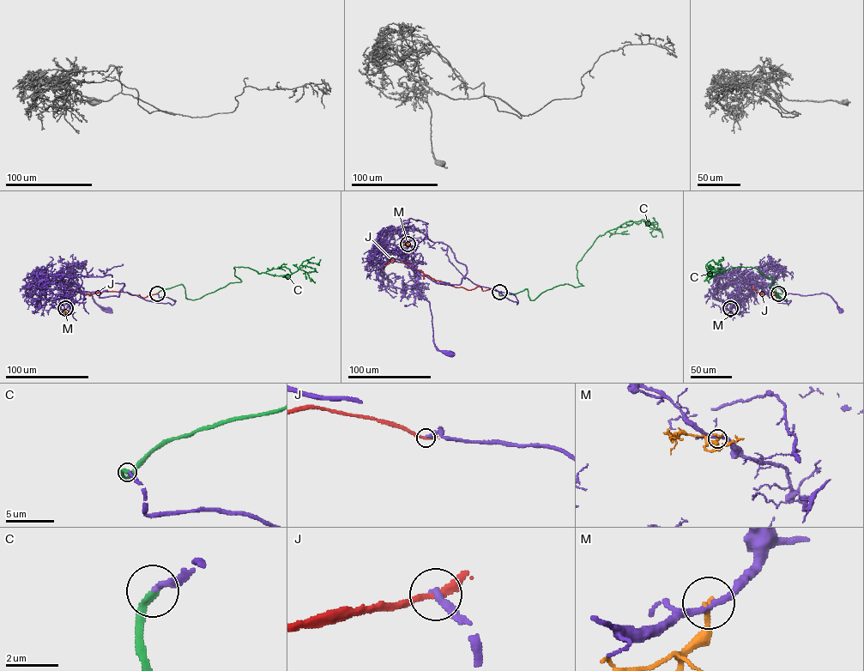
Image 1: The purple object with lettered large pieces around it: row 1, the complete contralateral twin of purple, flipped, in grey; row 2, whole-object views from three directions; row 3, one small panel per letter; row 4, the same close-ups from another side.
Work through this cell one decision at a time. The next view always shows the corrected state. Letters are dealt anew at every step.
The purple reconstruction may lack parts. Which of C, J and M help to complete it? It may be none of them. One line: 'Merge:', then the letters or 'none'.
Merge: C

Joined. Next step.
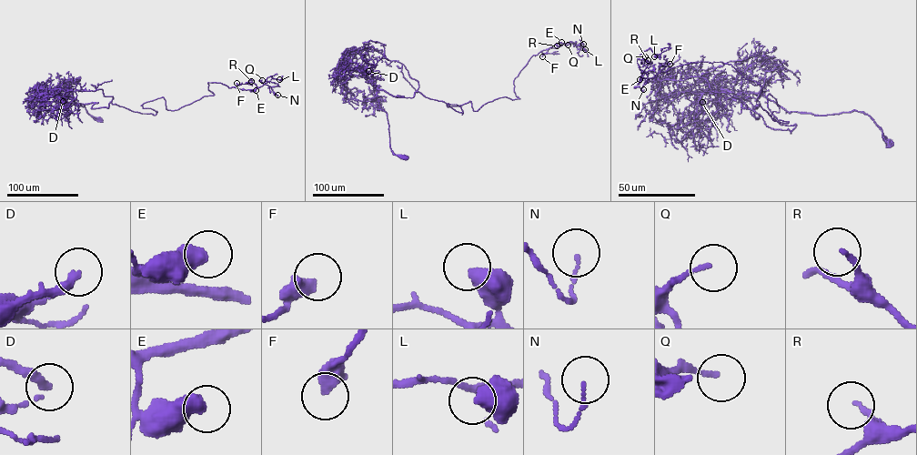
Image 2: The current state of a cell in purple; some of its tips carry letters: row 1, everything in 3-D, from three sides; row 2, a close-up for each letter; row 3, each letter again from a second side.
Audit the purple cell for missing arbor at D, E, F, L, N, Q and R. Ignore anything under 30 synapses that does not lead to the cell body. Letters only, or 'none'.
D

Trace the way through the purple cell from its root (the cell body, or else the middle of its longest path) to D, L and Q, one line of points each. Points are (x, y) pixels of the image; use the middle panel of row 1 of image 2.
D: (405, 157), (396, 155), (390, 146), (387, 113), (379, 106), (376, 88), (364, 77), (363, 70), (368, 71)
L: (405, 157), (376, 87), (462, 115), (447, 105), (519, 98), (513, 81), (534, 55), (585, 49)
Q: (405, 157), (376, 87), (462, 115), (447, 105), (519, 98), (530, 58), (568, 45)

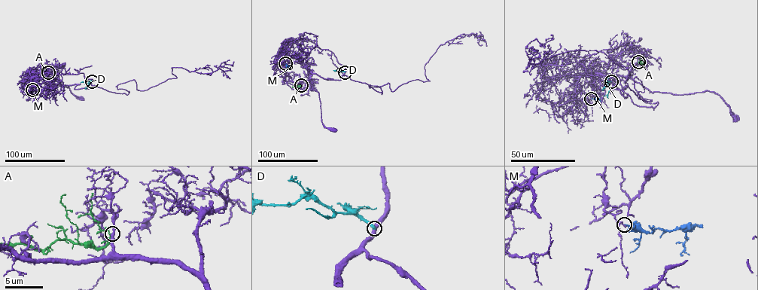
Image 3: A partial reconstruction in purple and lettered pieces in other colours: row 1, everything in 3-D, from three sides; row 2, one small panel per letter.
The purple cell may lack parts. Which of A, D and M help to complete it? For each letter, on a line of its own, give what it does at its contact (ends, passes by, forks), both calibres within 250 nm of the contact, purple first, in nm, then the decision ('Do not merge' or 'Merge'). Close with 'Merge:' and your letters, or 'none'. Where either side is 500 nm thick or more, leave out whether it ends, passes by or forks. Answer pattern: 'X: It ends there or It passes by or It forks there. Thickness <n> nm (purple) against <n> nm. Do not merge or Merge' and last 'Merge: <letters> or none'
A: It ends there. Thickness 300 nm (purple) against 280 nm. Merge
D: It ends there. Thickness 440 nm (purple) against 320 nm. Do not merge
M: It ends there. Thickness 120 nm (purple) against 220 nm. Do not merge
Merge: A

